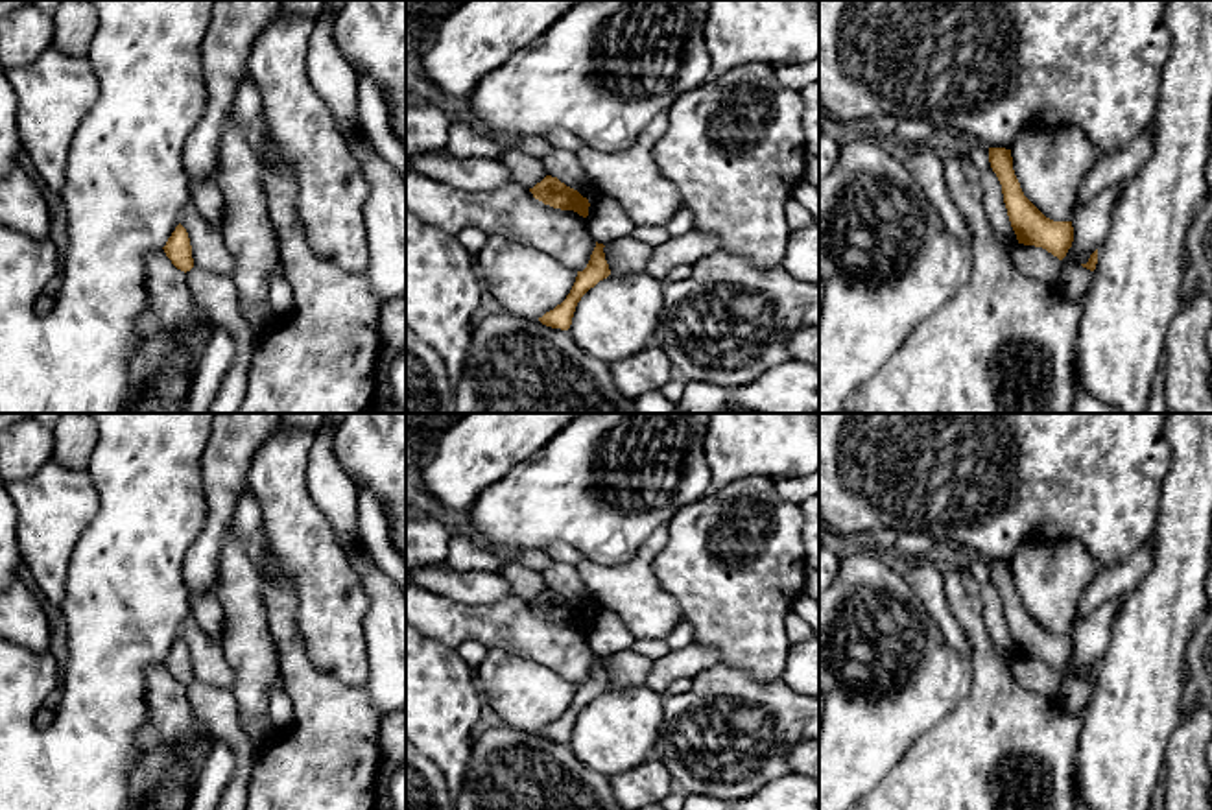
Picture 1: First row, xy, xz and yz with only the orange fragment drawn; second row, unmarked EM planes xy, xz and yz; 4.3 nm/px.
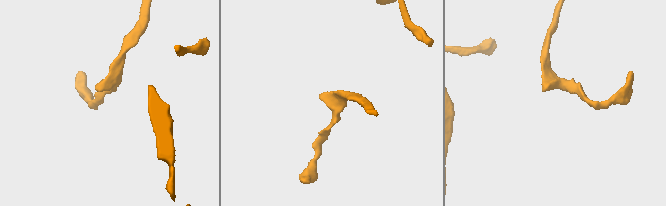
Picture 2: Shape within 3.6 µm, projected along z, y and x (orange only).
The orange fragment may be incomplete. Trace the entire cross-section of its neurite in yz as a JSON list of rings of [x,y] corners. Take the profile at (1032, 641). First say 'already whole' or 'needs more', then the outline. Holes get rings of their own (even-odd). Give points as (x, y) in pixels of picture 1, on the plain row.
already whole; [[[989,561],[989,576],[1002,598],[1004,616],[1018,657],[1042,661],[1063,673],[1074,655],[1072,635],[1046,631],[1024,609],[1013,583],[1011,563]]]

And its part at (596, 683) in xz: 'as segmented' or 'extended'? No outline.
as segmented

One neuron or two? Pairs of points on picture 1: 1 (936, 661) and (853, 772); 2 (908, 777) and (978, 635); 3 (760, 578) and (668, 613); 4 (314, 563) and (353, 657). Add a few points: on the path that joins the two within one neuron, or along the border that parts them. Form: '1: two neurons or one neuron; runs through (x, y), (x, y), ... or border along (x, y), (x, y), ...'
1: one neuron; runs through (914, 689), (858, 744)
2: one neuron; runs through (945, 744), (984, 705), (984, 672)
3: two neurons; border along (655, 572), (655, 578), (677, 602), (683, 619)
4: one neuron; runs through (327, 587), (332, 633)

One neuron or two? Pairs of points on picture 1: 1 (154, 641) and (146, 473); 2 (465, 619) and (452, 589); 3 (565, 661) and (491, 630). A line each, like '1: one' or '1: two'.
1: one
2: two
3: one

